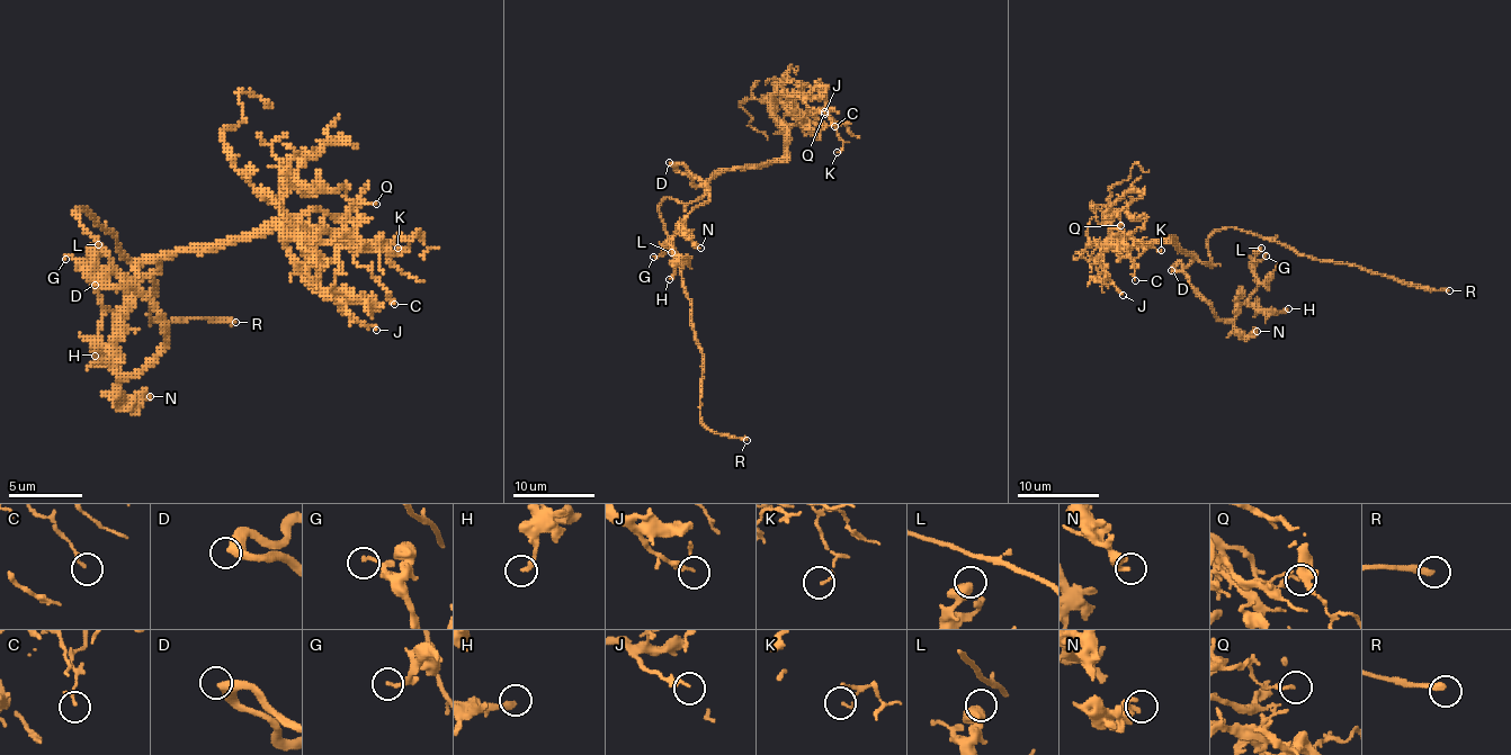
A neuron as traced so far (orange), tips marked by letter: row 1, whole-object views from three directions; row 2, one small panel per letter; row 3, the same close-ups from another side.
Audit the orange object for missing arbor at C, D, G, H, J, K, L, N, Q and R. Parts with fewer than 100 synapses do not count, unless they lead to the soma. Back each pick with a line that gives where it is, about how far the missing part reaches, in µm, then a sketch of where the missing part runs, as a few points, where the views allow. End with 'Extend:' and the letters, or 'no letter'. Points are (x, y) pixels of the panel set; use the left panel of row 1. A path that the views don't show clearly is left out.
R: (235, 322) | 7 µm | (235, 322), (328, 311)
Extend: R

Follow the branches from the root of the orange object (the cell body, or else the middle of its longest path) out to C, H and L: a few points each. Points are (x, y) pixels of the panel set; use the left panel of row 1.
C: (113, 262), (150, 278), (184, 248), (305, 236), (283, 222), (298, 218), (320, 259), (346, 244), (394, 304)
H: (113, 262), (132, 278), (158, 267), (135, 281), (164, 348), (139, 374), (95, 356)
L: (113, 262), (132, 278), (158, 267), (135, 281), (164, 348), (139, 374), (117, 374), (98, 336), (98, 244)

